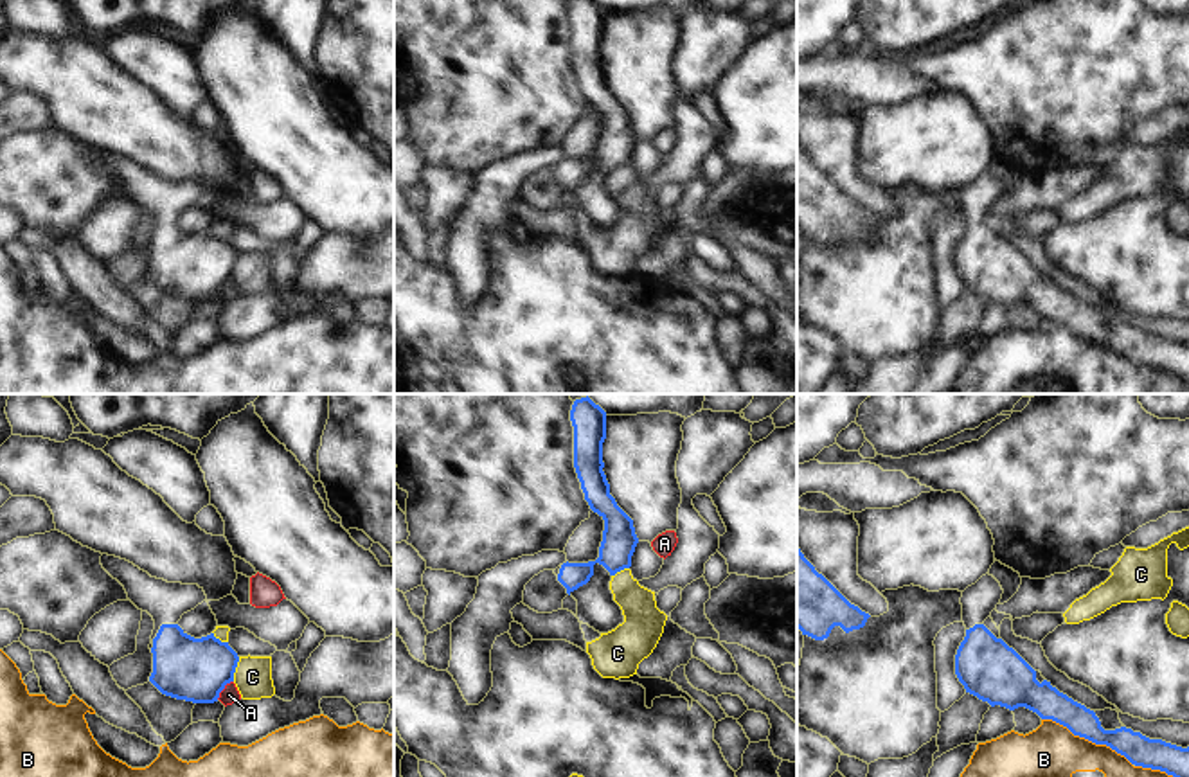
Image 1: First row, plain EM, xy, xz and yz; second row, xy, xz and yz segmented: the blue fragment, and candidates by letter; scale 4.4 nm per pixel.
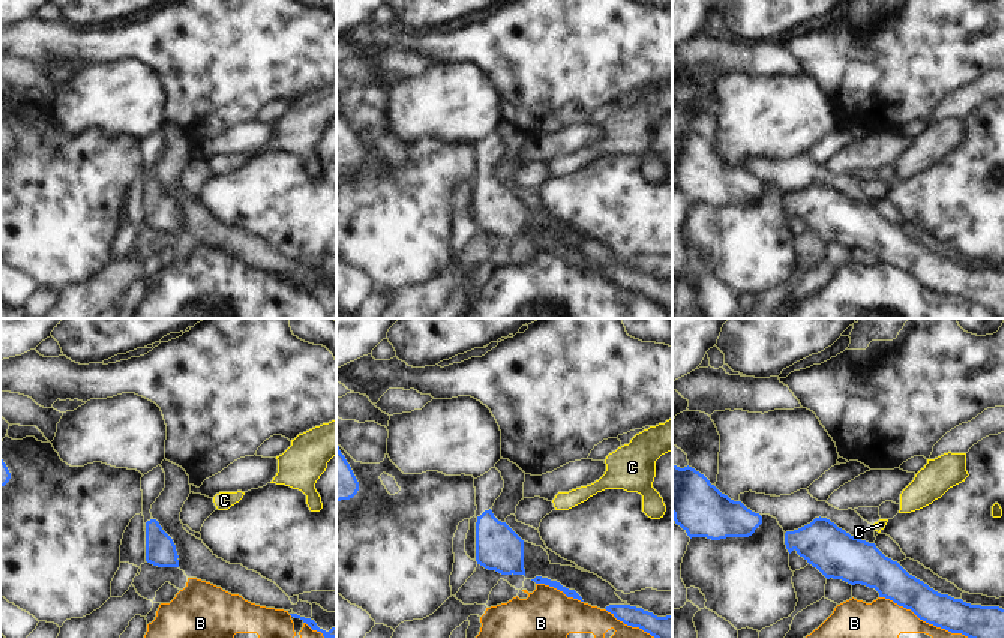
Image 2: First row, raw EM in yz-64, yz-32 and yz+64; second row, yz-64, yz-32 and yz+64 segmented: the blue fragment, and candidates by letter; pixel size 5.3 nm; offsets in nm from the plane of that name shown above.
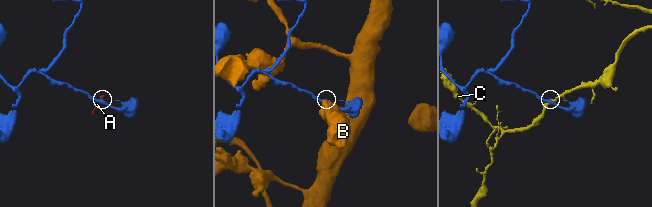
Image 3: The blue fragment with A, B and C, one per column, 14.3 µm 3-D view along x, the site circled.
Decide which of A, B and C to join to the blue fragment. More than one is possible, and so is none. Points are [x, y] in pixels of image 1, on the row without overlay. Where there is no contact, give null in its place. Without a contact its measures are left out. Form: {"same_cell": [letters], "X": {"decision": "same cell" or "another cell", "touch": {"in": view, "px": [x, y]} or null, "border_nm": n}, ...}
{"same_cell": [], "A": {"decision": "another cell", "touch": {"in": "xy", "px": [223, 285]}, "border_nm": 120}, "B": {"decision": "another cell", "touch": {"in": "yz", "px": [1087, 335]}, "border_nm": 460}, "C": {"decision": "another cell", "touch": {"in": "xy", "px": [234, 267]}, "border_nm": 120}}

